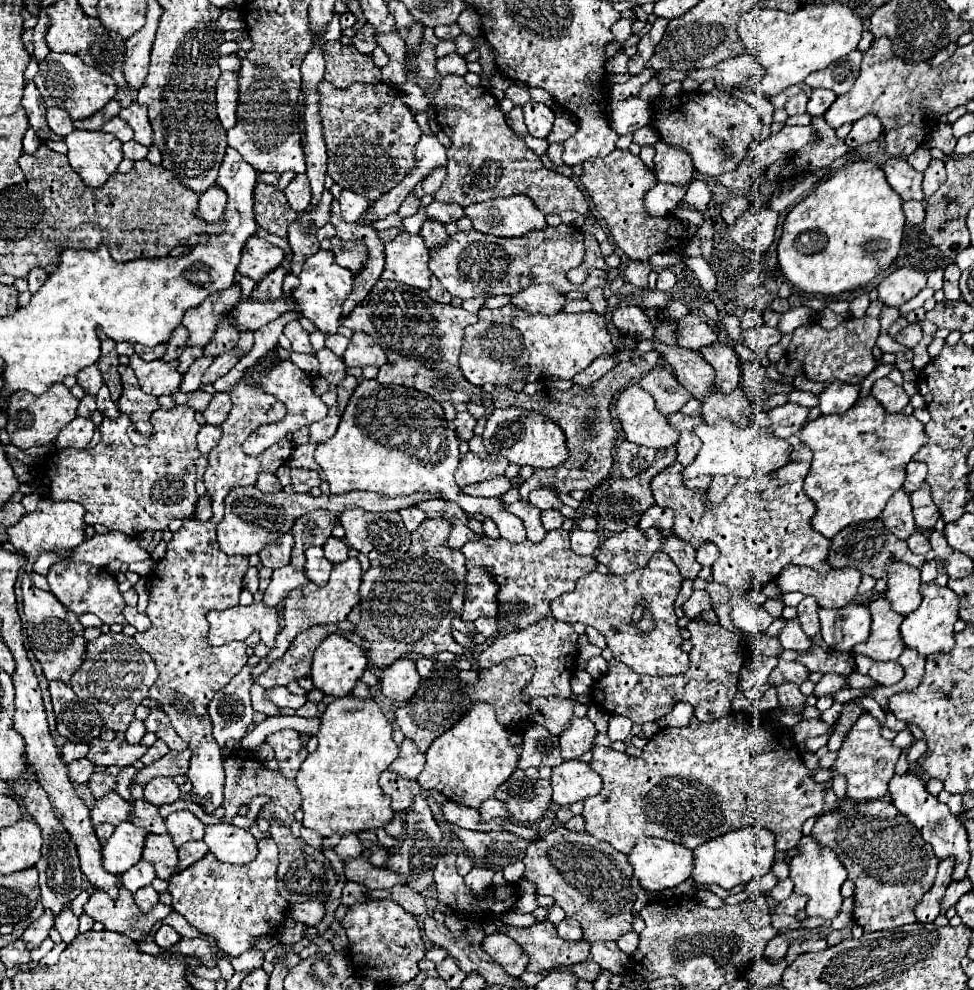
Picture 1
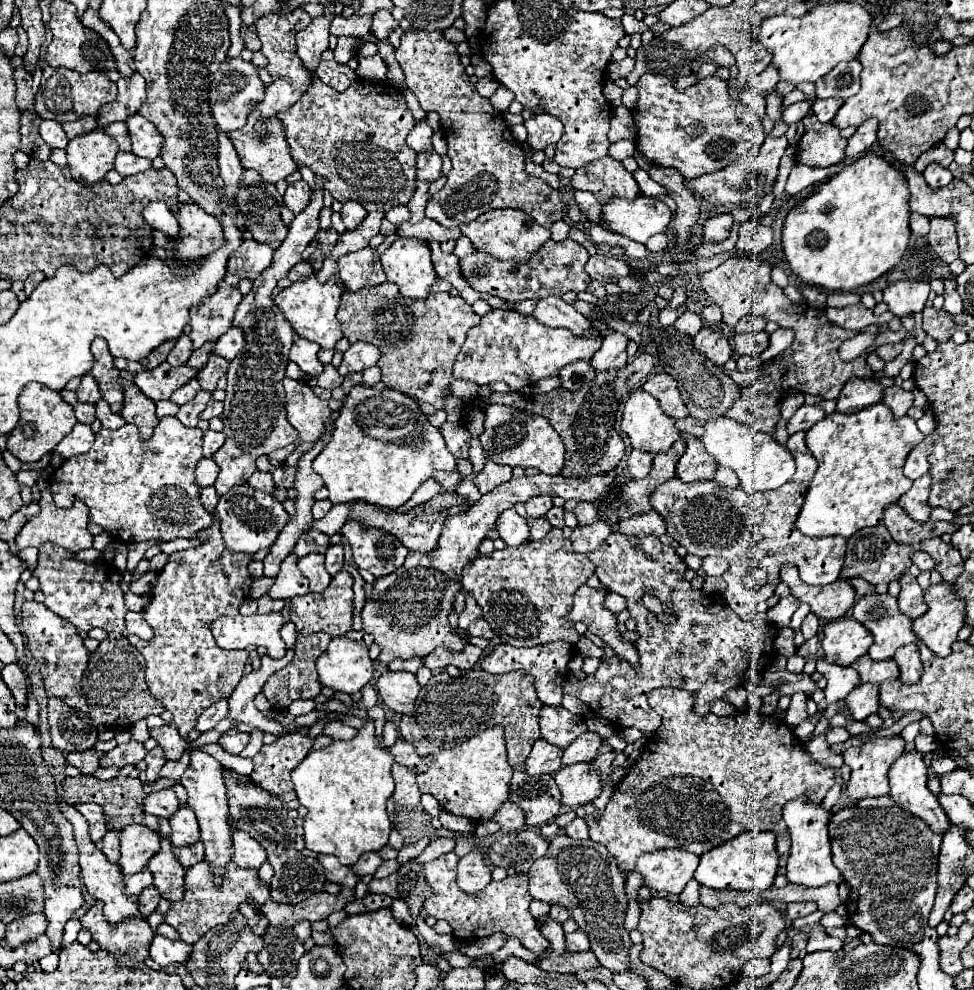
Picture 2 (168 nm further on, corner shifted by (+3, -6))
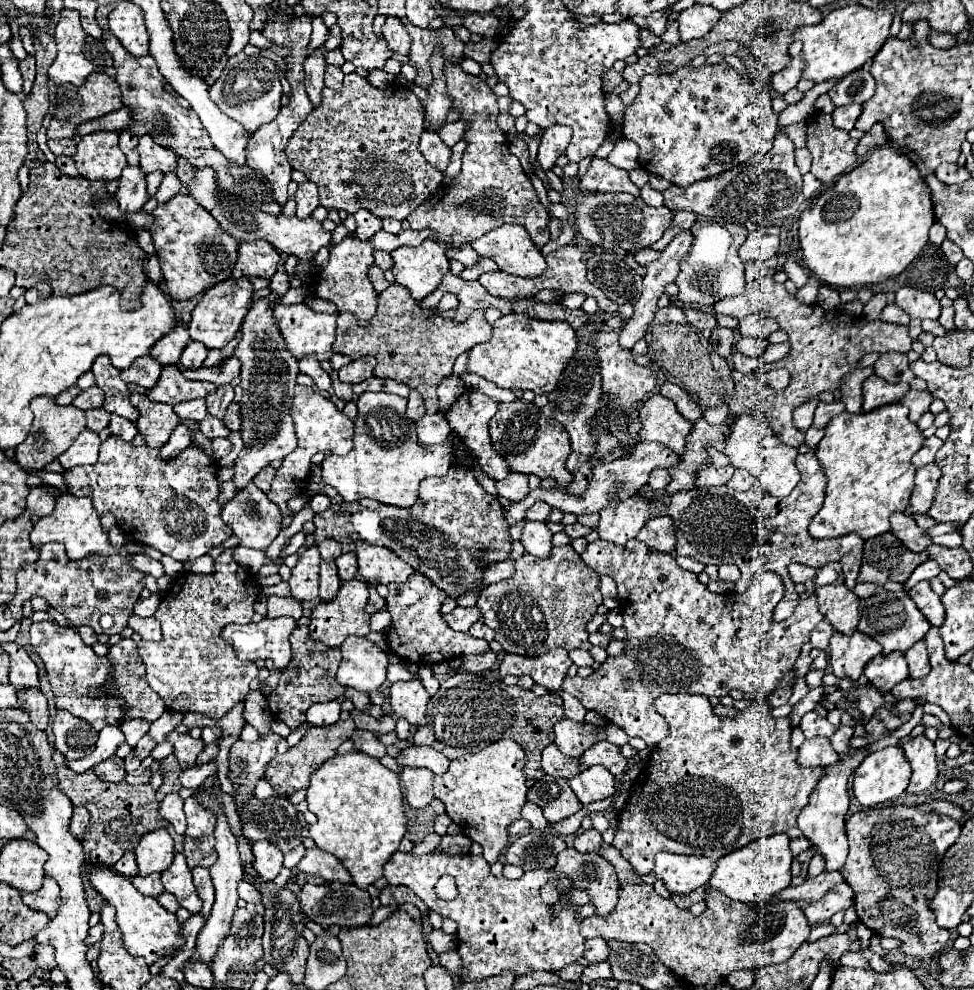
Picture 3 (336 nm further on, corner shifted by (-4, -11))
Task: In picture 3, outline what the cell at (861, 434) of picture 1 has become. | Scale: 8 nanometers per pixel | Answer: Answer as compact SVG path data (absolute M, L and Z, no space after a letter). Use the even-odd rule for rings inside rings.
M902 403L882 405L870 413L848 413L836 415L828 427L824 439L816 447L816 459L820 461L822 473L826 475L826 501L822 509L810 521L808 533L814 539L832 539L848 533L858 533L864 539L882 535L890 531L890 515L896 511L904 511L910 501L910 493L914 487L916 467L912 465L914 453L922 447L924 435L918 431L916 423L908 419L908 411Z

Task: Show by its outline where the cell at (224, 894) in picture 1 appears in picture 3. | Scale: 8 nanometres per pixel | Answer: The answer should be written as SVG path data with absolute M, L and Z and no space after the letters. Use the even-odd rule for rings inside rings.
M196 867L192 869L194 875L194 885L198 889L198 895L202 899L202 915L208 917L210 909L212 909L212 901L214 901L214 889L212 889L212 879L210 879L210 871L204 867Z

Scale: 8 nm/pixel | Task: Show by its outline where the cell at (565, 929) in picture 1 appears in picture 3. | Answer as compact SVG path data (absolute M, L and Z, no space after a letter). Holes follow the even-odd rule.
M588 939L586 941L584 959L588 959L590 963L598 963L598 961L606 961L608 957L610 957L610 947L604 939Z

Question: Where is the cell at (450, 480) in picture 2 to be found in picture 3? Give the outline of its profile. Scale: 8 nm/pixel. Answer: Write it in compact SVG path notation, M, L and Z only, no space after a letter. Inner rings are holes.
M450 467L444 477L426 477L420 483L420 495L412 509L390 507L374 499L338 503L316 513L316 543L336 539L338 543L366 541L370 545L390 547L418 575L428 577L438 589L458 599L482 585L484 569L490 563L510 557L512 539L496 495L486 493L474 473L466 467Z

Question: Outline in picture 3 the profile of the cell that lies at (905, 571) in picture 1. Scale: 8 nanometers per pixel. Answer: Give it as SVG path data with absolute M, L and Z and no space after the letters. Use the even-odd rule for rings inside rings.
M926 581L918 583L916 587L912 587L908 591L908 595L914 599L914 603L918 605L918 609L926 615L926 619L932 625L940 627L944 623L944 605L940 601L940 595L936 595Z

